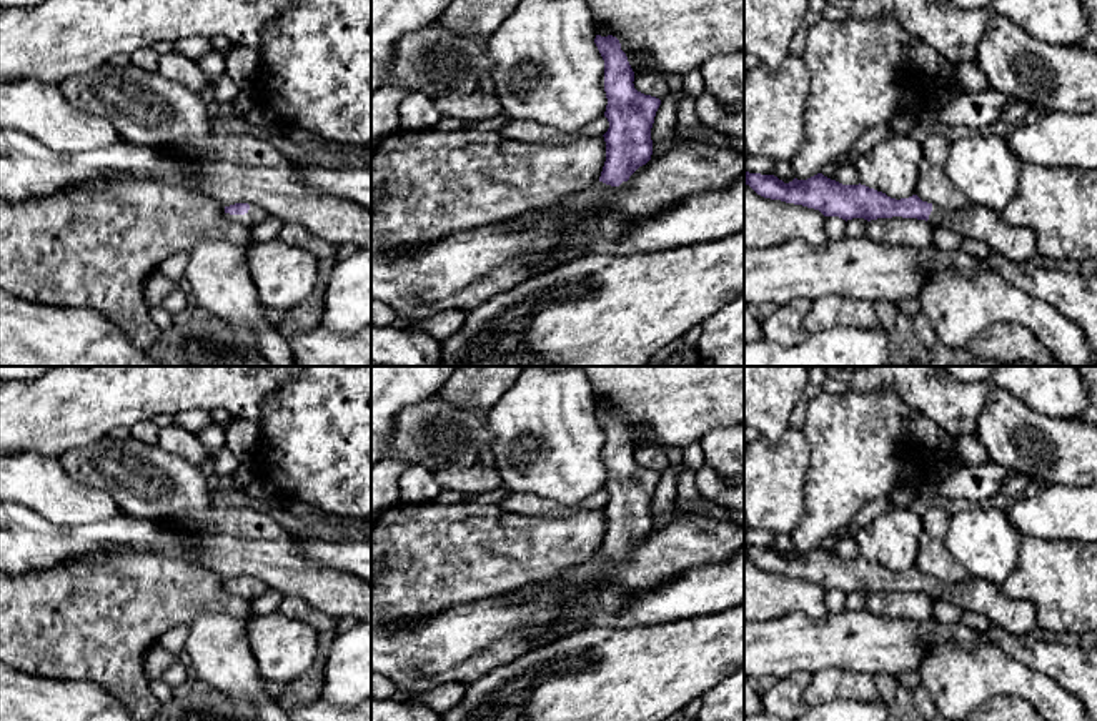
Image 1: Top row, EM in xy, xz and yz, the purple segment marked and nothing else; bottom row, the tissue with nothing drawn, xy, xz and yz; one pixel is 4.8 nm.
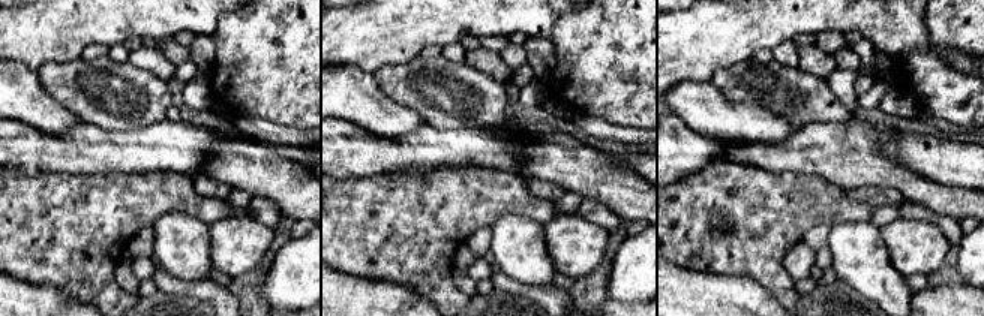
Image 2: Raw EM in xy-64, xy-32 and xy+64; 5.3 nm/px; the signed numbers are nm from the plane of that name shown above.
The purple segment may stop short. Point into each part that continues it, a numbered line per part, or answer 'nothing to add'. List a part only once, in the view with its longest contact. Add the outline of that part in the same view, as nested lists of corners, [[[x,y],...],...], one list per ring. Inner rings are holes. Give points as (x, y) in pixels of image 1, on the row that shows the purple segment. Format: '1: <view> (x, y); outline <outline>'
1: xy (255, 215); outline [[[250,205],[250,210],[245,215],[230,215],[230,213],[225,213],[225,215],[226,218],[243,223],[246,226],[255,226],[268,216],[268,213],[261,206],[256,206],[256,205]]]

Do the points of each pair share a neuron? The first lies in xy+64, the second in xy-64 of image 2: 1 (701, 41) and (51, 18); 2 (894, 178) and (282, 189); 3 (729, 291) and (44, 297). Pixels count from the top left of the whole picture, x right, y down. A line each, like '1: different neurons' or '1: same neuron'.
1: same neuron
2: same neuron
3: same neuron

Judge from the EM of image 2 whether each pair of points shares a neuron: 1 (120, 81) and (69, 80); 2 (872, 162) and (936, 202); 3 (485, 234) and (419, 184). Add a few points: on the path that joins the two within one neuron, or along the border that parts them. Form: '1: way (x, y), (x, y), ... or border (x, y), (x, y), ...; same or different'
1: way (108, 81), (81, 81); same
2: way (888, 174), (920, 190); same
3: border (489, 225), (477, 228), (464, 241); different

